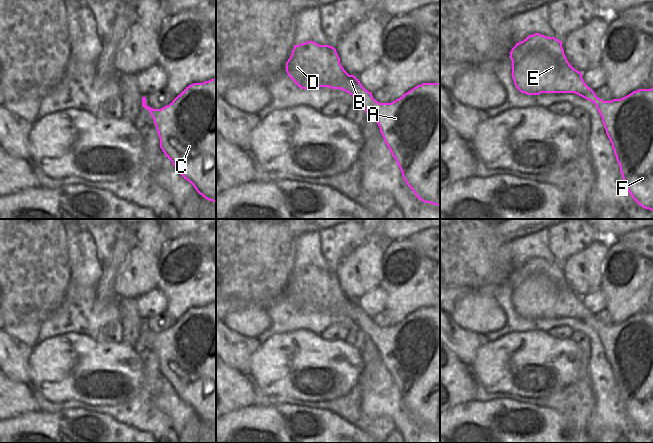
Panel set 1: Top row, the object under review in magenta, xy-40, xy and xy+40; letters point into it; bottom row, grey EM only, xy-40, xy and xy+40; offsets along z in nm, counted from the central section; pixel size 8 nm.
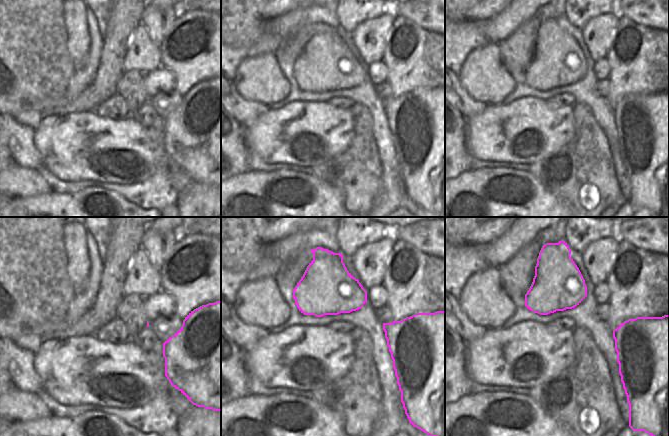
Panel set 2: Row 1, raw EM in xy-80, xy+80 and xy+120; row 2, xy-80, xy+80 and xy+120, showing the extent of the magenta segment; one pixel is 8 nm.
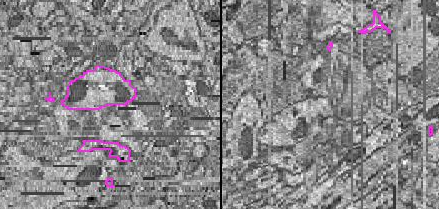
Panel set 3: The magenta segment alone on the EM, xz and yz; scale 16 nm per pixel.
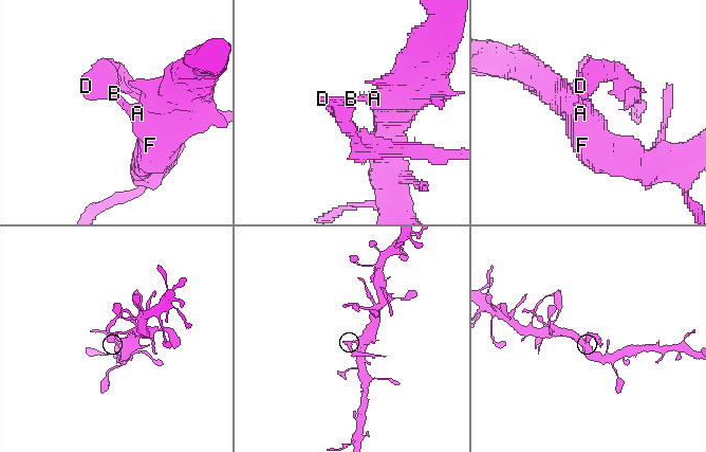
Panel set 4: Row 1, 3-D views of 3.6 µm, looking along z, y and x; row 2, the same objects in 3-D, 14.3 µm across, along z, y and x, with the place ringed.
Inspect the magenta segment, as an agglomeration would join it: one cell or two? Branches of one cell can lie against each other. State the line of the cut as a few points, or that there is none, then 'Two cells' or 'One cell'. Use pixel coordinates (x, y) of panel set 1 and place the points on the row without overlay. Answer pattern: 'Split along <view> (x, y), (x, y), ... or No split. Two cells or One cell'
Split along xy (373, 322), (369, 336). Two cells.

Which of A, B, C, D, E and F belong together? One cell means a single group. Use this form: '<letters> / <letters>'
A C F / B D E

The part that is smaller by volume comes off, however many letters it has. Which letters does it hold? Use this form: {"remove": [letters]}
{"remove": ["B", "D", "E"]}

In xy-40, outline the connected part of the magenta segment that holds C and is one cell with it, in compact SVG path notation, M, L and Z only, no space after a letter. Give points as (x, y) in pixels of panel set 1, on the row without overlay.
M216 303L193 307L186 311L169 329L161 333L145 330L156 350L160 372L178 397L189 405L205 423L216 427Z

